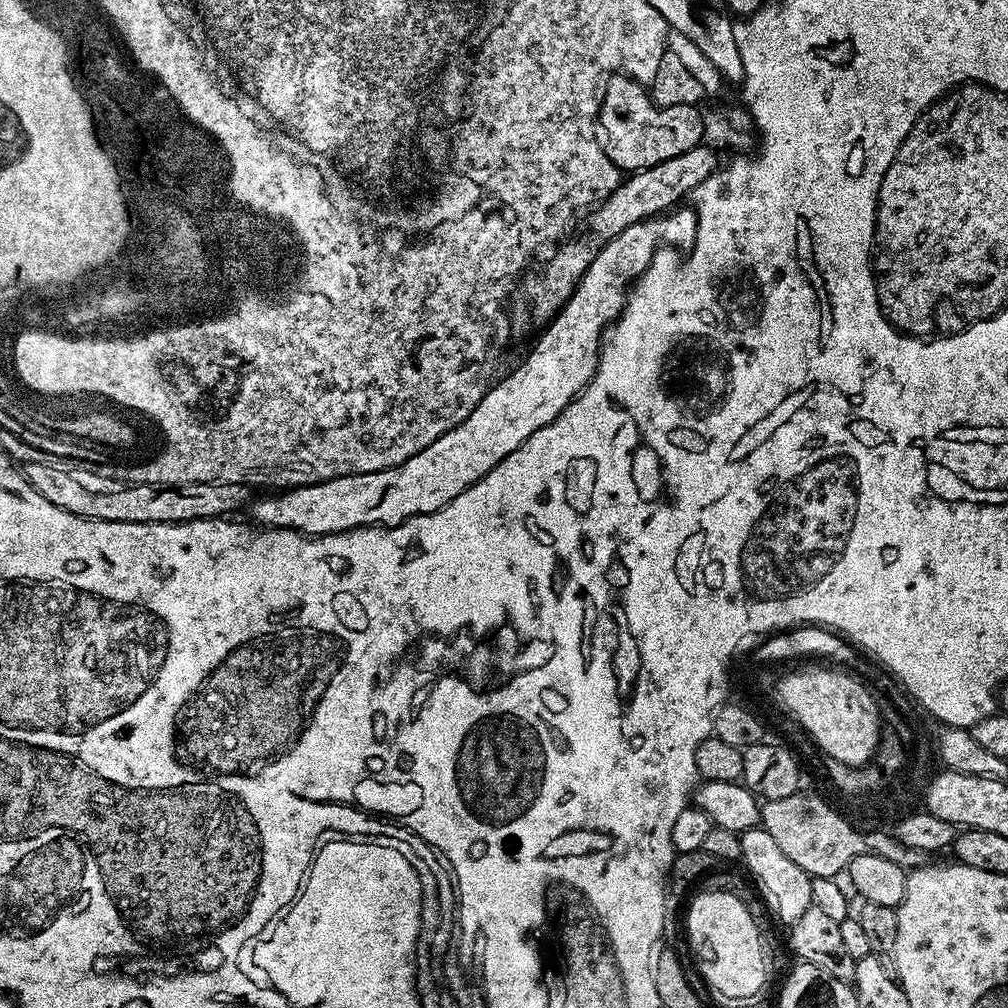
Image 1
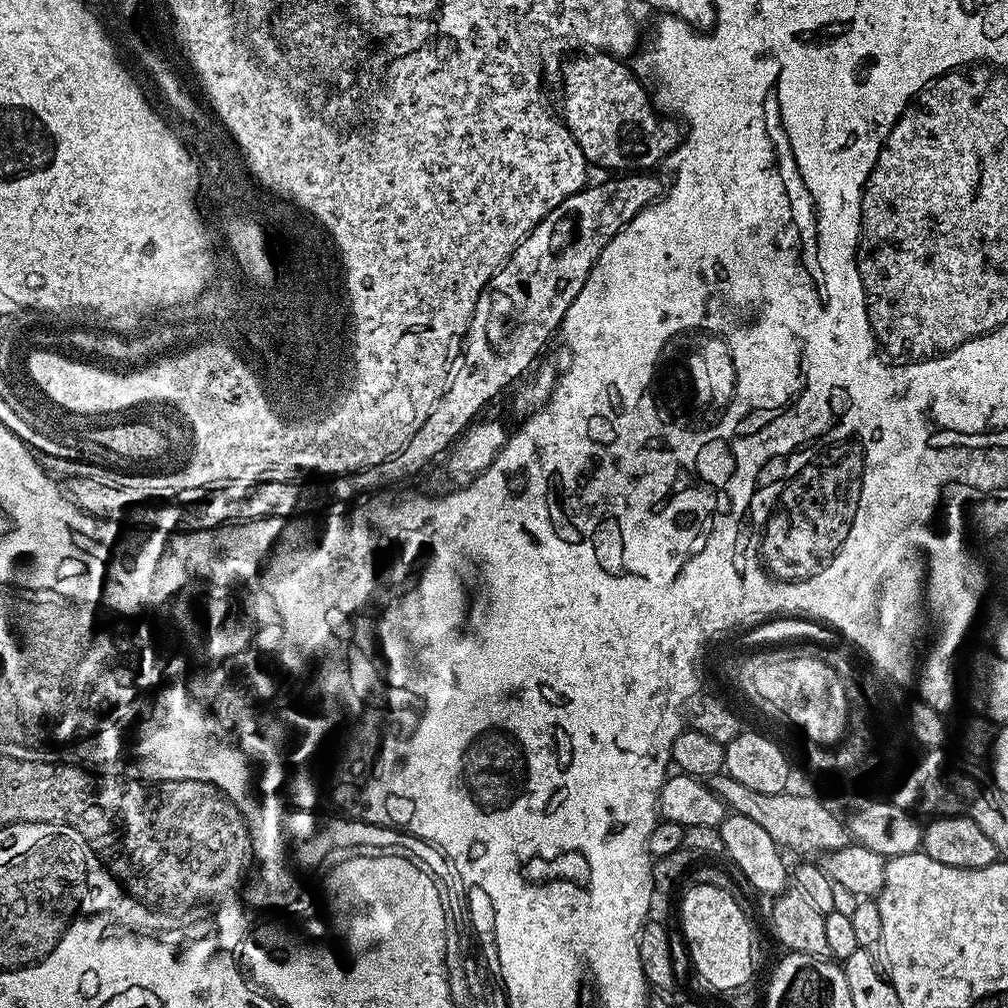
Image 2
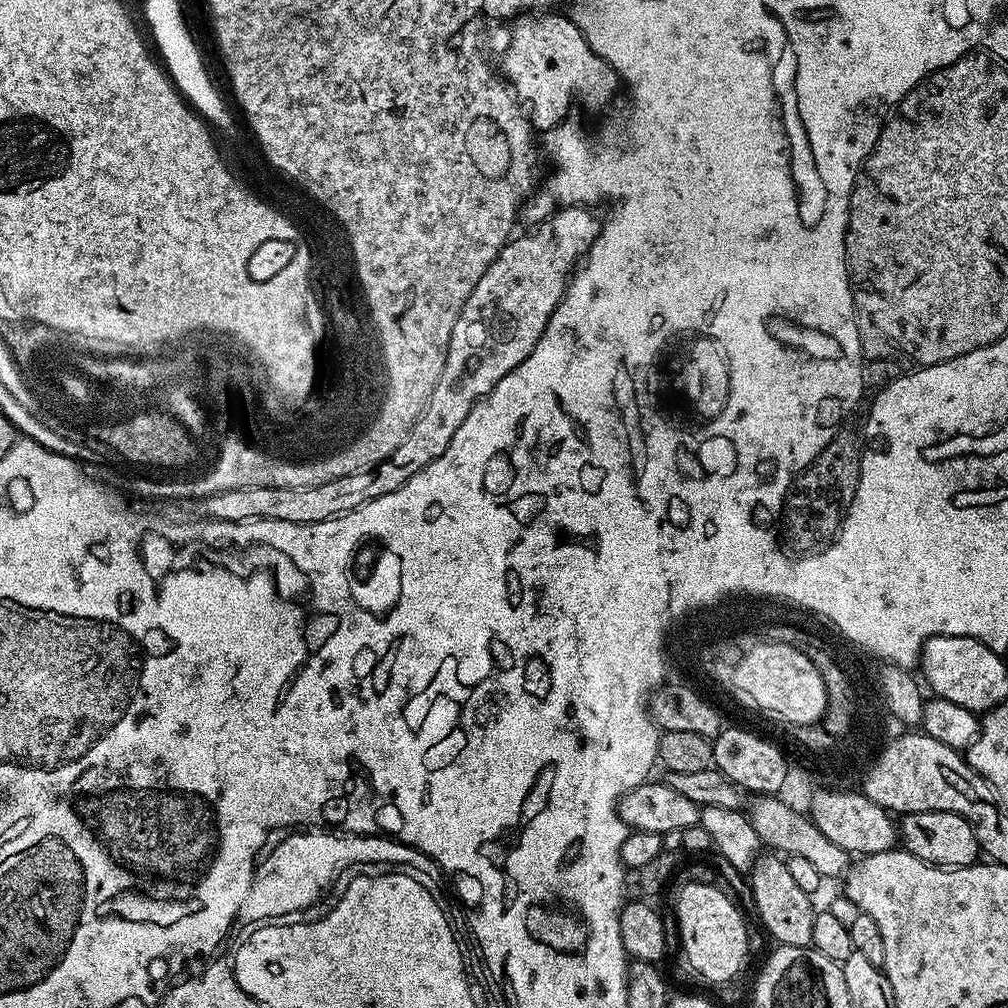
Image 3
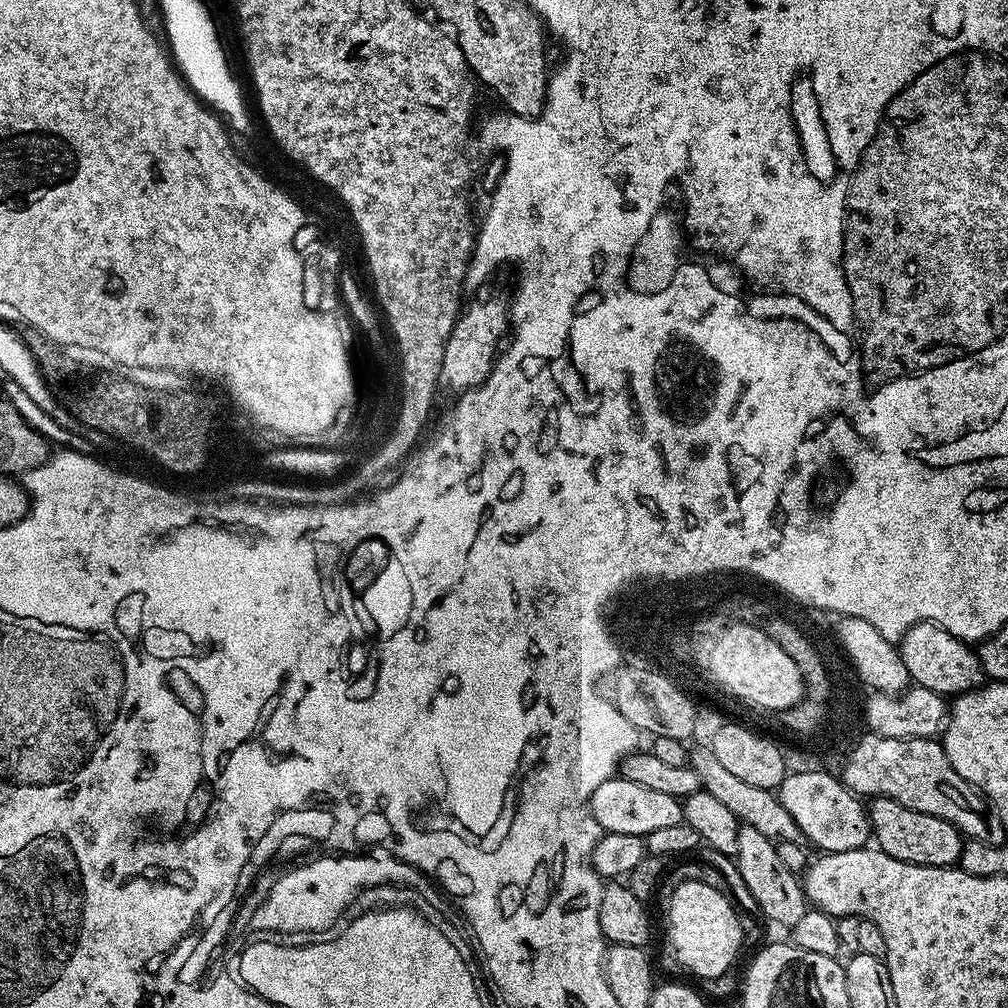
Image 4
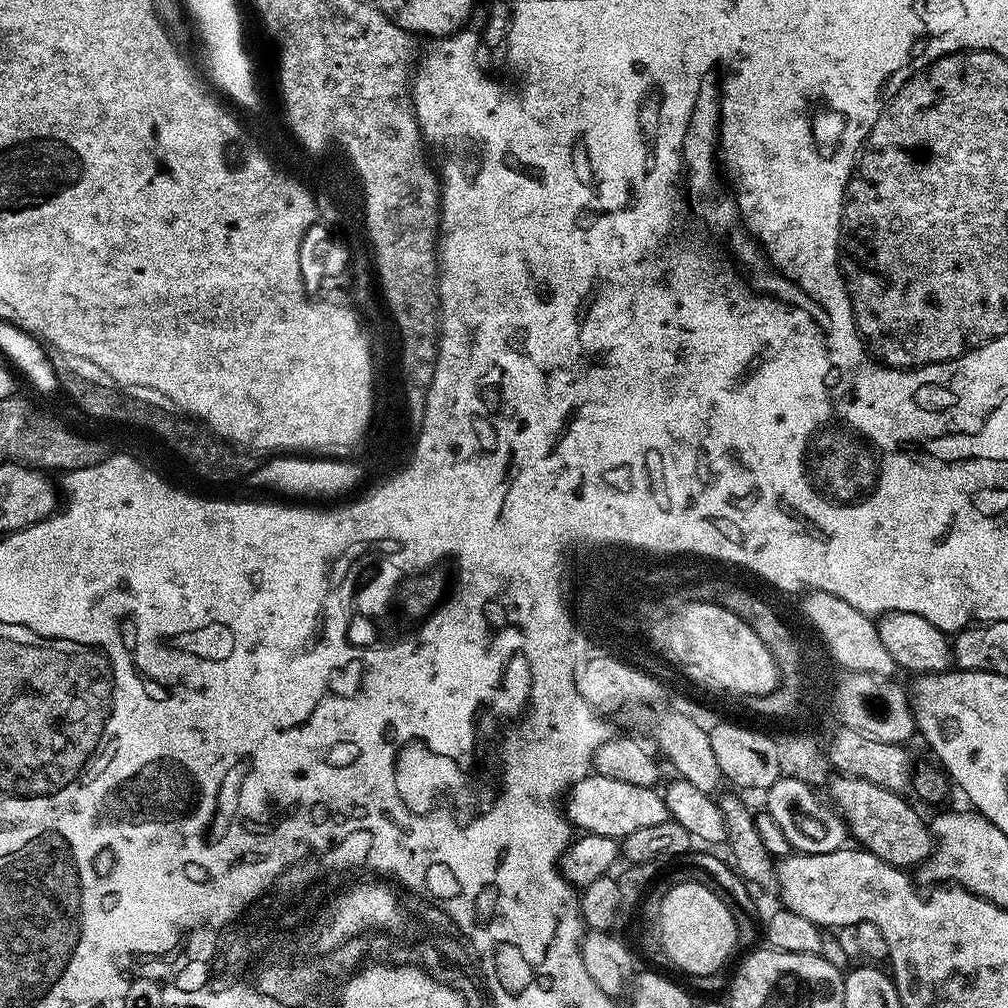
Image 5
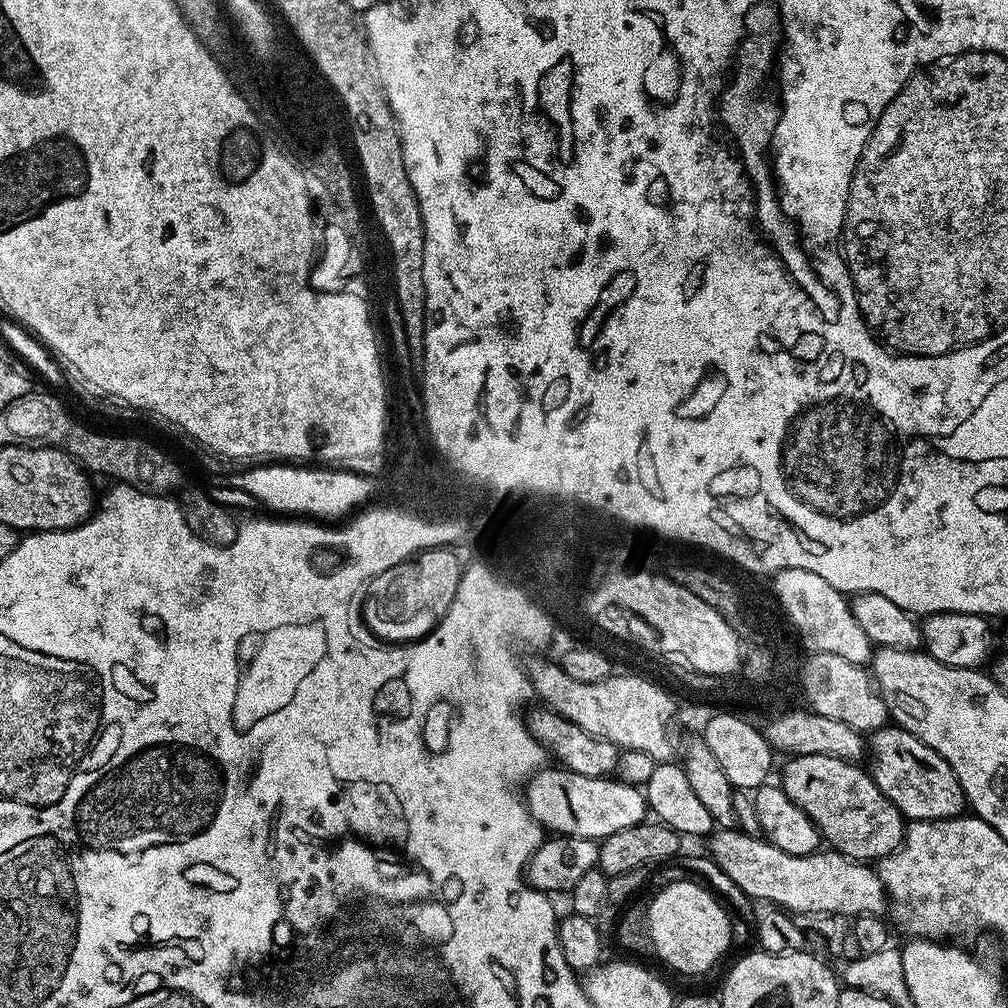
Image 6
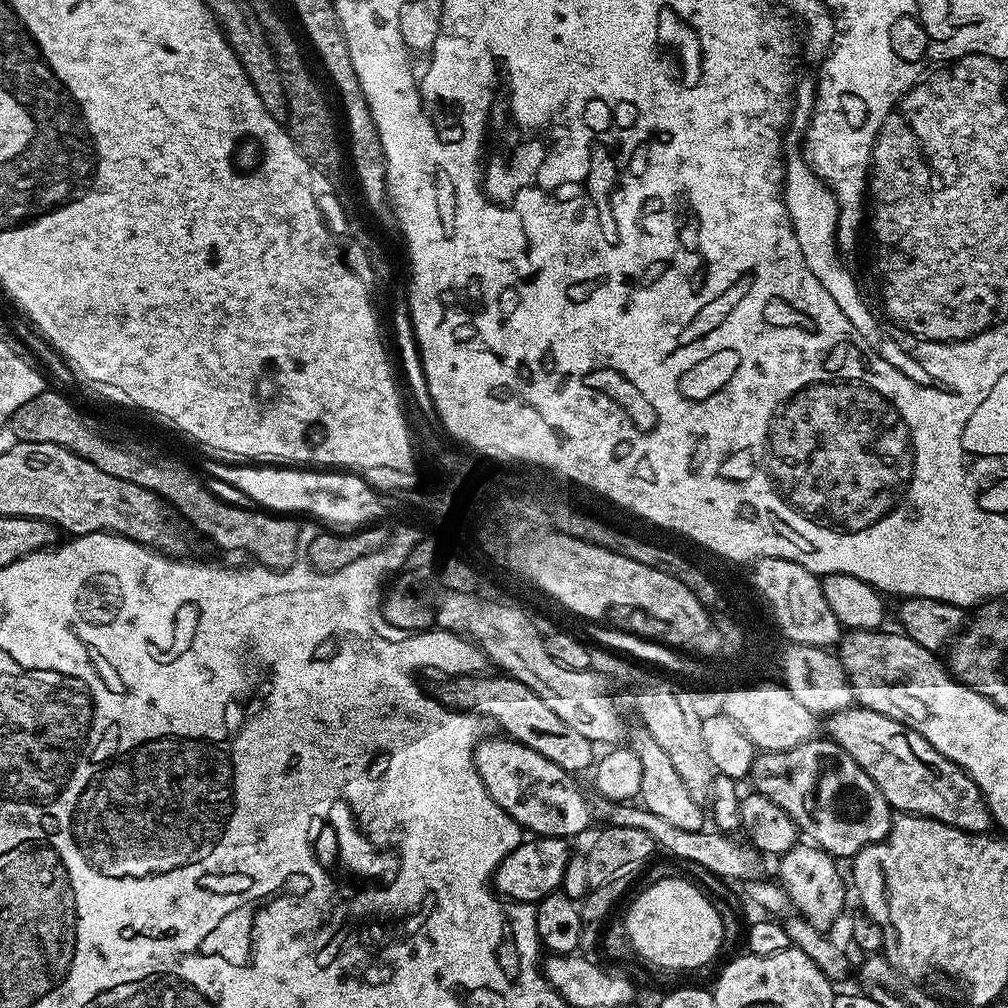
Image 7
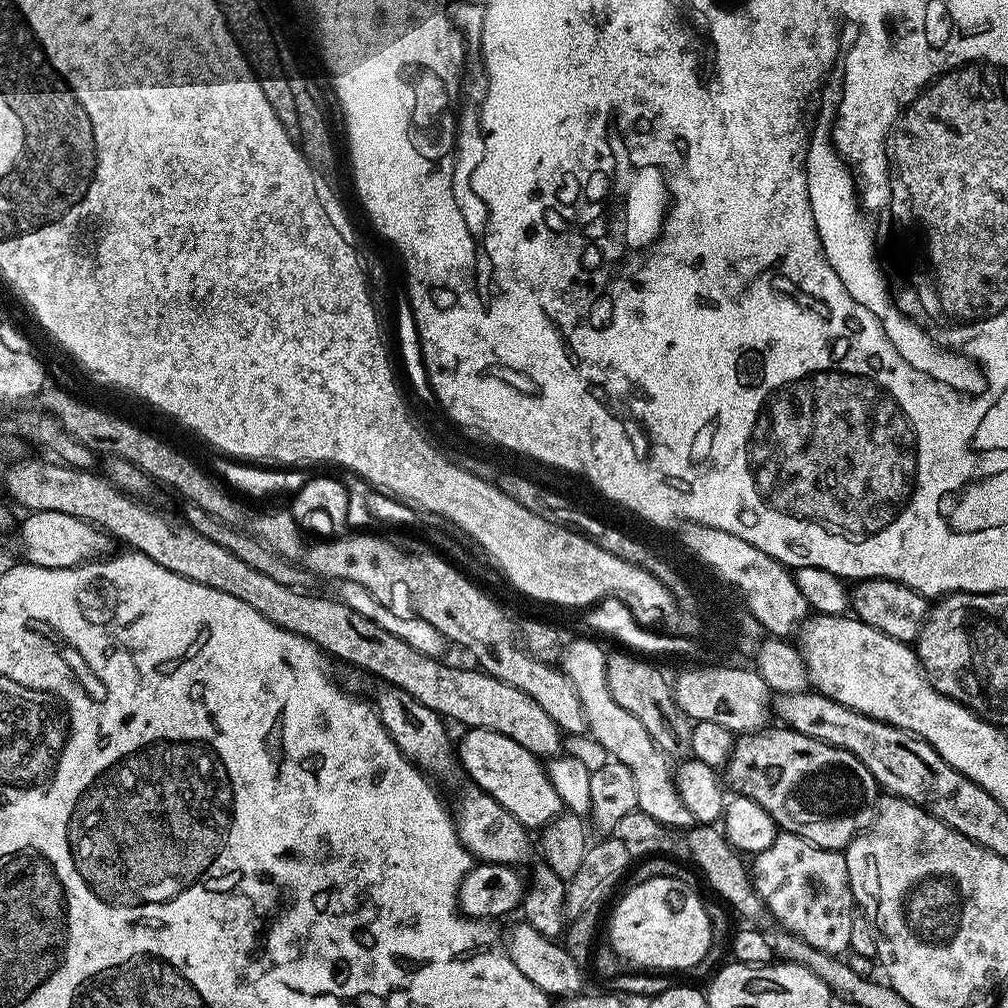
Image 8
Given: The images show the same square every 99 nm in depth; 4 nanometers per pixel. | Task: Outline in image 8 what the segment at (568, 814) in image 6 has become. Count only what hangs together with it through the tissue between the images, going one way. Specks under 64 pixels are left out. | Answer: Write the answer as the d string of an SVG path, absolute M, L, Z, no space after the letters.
M470 728L463 734L465 736L458 740L460 767L472 783L506 806L506 810L510 810L510 814L514 814L524 828L543 829L544 825L560 815L564 803L562 798L558 798L558 790L554 790L554 782L550 782L541 757L526 750L526 746L518 746L514 738L506 738L506 734L498 734L494 730Z

